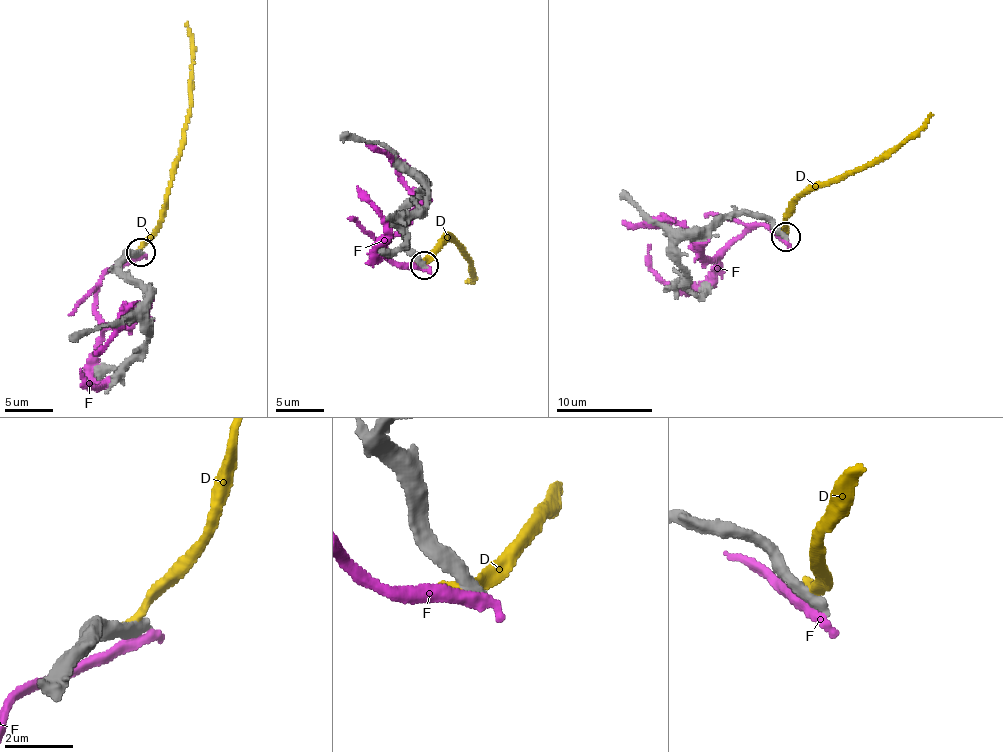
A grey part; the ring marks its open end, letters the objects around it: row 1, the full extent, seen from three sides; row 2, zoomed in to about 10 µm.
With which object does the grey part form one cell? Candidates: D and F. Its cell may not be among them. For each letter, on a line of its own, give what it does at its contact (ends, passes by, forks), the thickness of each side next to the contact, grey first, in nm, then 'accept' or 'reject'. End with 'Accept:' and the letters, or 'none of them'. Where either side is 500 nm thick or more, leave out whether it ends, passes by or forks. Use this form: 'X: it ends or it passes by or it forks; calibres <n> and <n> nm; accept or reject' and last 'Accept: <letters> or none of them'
D: it ends; calibres 480 and 440 nm; reject
F: it ends; calibres 400 and 440 nm; reject
Accept: none of them

